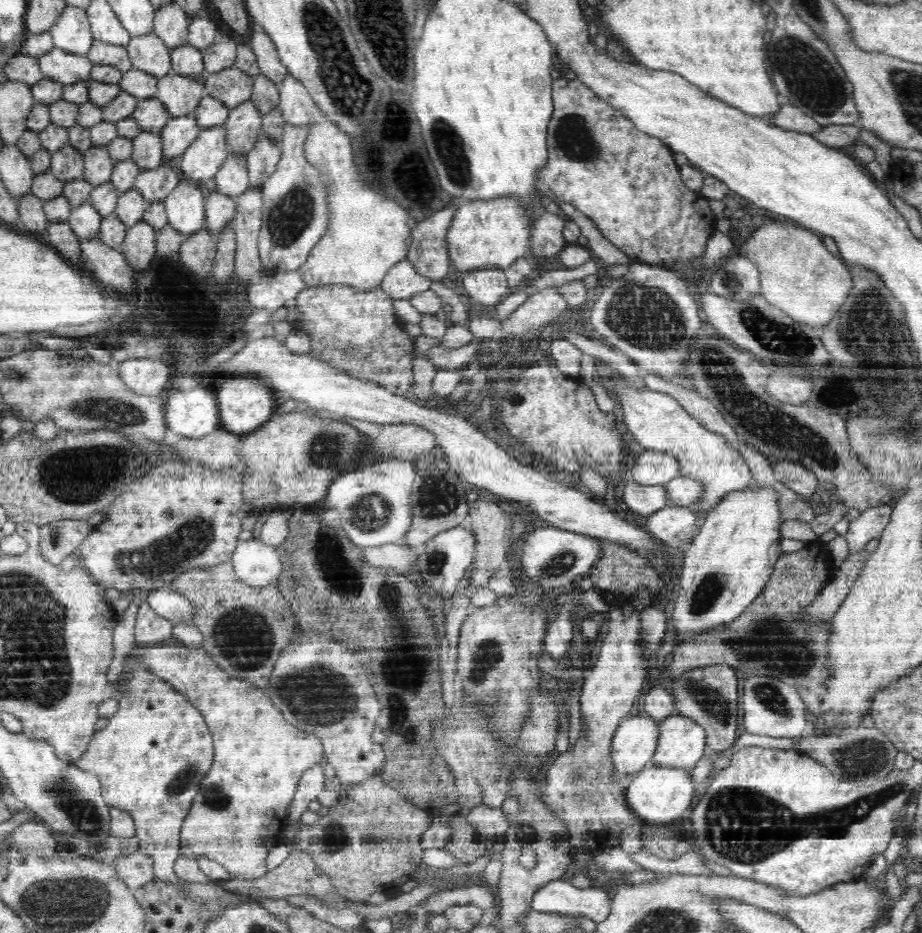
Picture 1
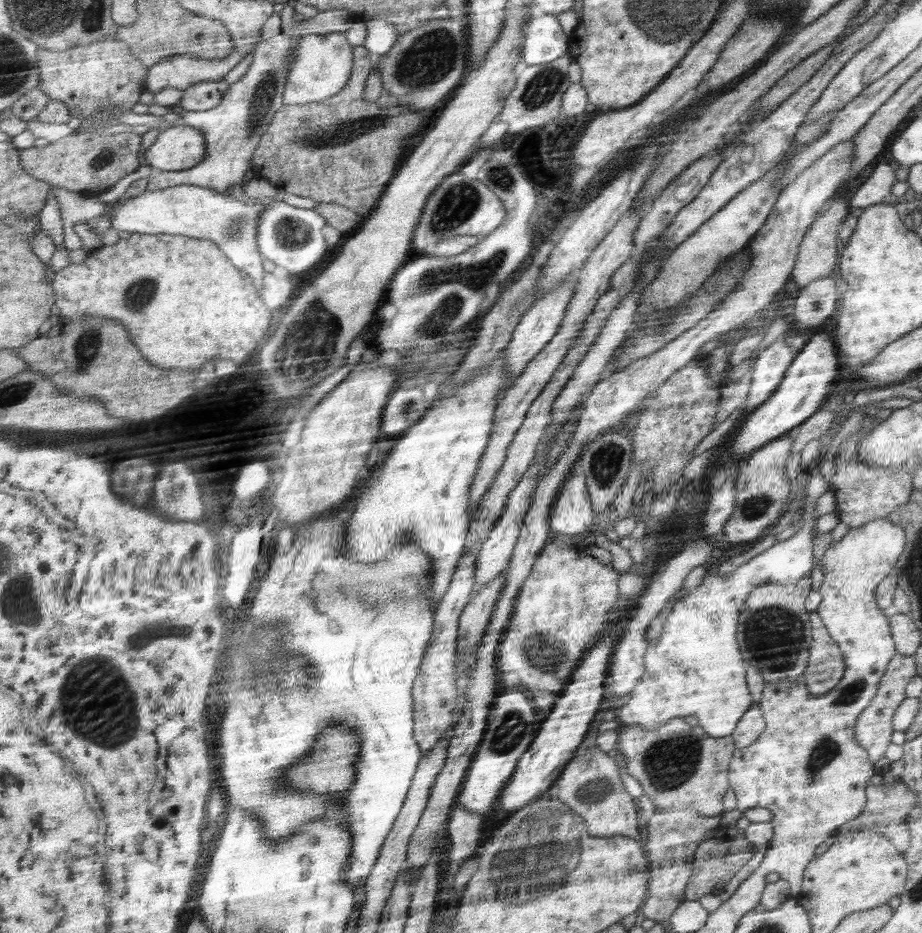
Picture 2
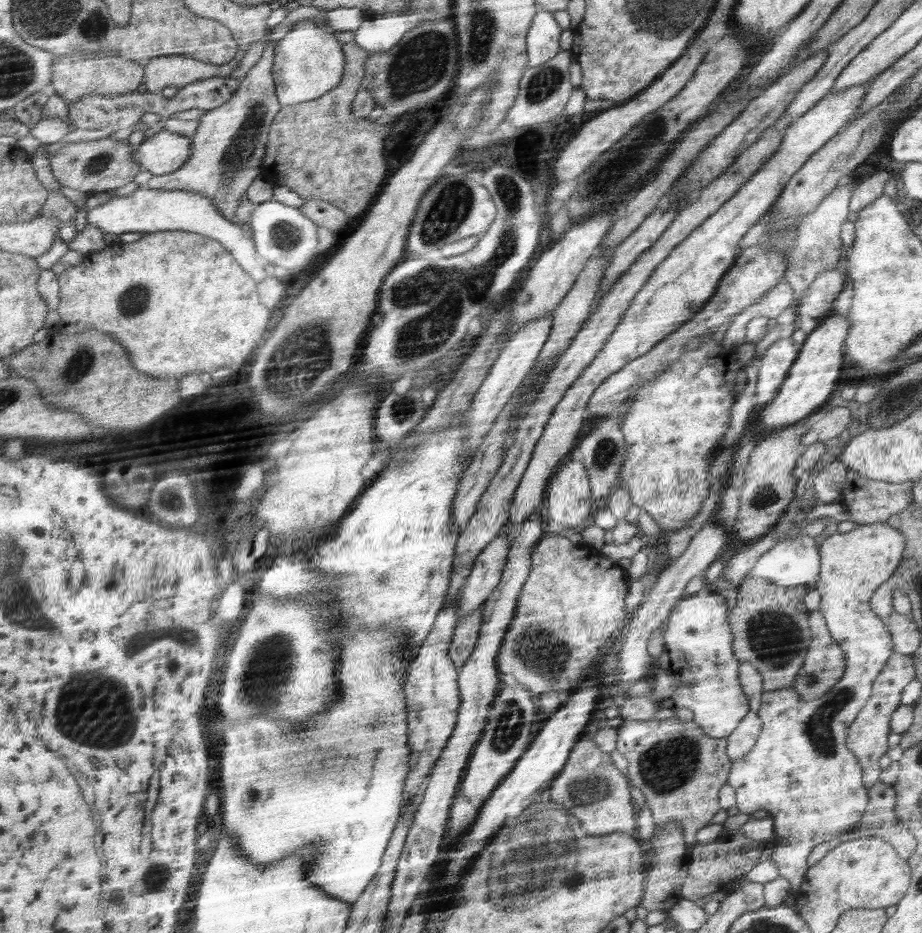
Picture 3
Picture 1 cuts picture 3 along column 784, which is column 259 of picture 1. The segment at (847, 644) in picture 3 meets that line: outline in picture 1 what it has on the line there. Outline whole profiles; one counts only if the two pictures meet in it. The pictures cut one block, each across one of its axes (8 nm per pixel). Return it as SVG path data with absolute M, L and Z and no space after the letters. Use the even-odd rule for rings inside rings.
M171 642L136 647L132 651L153 674L169 682L174 690L190 700L194 709L202 713L213 738L213 765L203 778L202 790L198 790L198 798L193 800L179 832L181 854L196 862L200 856L215 860L228 871L232 880L262 878L268 872L266 856L269 850L280 844L282 830L290 823L288 806L304 770L319 764L325 754L322 739L288 723L264 690L254 687L247 680L232 678L212 660L203 647L188 648Z

